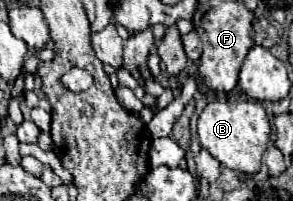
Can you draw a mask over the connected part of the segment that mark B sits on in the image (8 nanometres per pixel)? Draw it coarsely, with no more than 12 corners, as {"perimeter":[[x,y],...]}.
{"perimeter":[[208,102],[198,140],[256,174],[270,140],[260,102]]}

